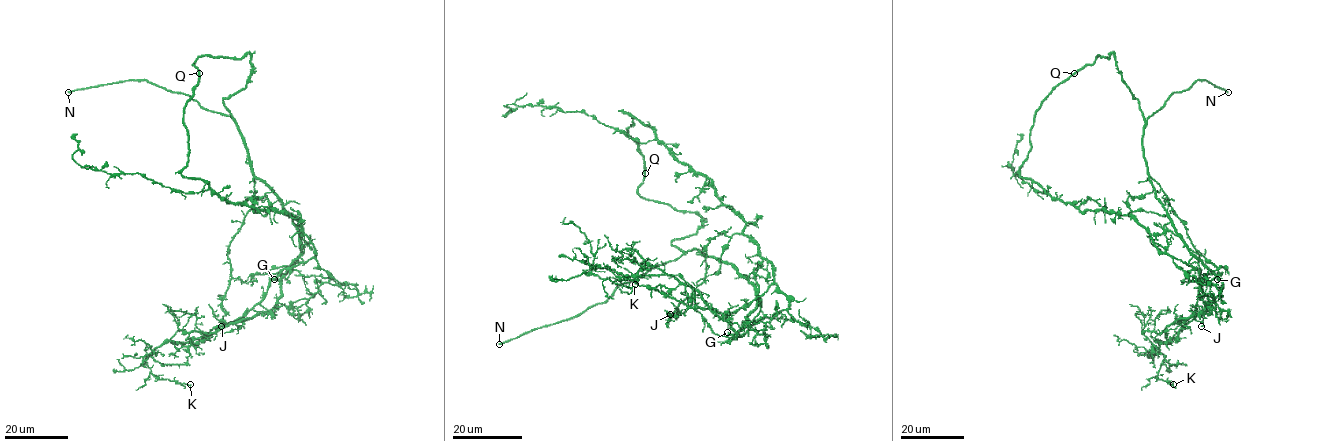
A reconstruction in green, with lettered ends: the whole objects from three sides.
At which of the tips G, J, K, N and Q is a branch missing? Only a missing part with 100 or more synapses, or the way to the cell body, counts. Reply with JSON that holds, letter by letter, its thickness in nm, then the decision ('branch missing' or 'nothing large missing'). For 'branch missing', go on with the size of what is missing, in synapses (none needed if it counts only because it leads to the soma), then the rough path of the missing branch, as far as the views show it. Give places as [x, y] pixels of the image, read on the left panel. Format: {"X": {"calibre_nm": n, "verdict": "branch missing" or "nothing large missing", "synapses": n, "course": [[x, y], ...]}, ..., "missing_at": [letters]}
{"G": {"calibre_nm": 400, "verdict": "branch missing", "synapses": 110, "course": [[274, 279], [259, 284], [242, 300], [209, 309], [204, 313], [206, 320], [174, 319]]}, "J": {"calibre_nm": 120, "verdict": "nothing large missing"}, "K": {"calibre_nm": 150, "verdict": "nothing large missing"}, "N": {"calibre_nm": 340, "verdict": "branch missing"}, "Q": {"calibre_nm": 420, "verdict": "nothing large missing"}, "missing_at": ["G", "N"]}

